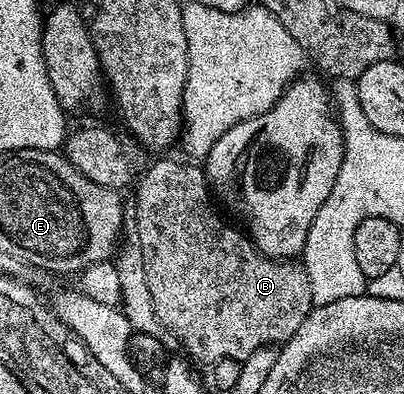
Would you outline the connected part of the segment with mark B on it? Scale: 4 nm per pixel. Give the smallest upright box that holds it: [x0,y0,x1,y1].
[134,159,314,365]

